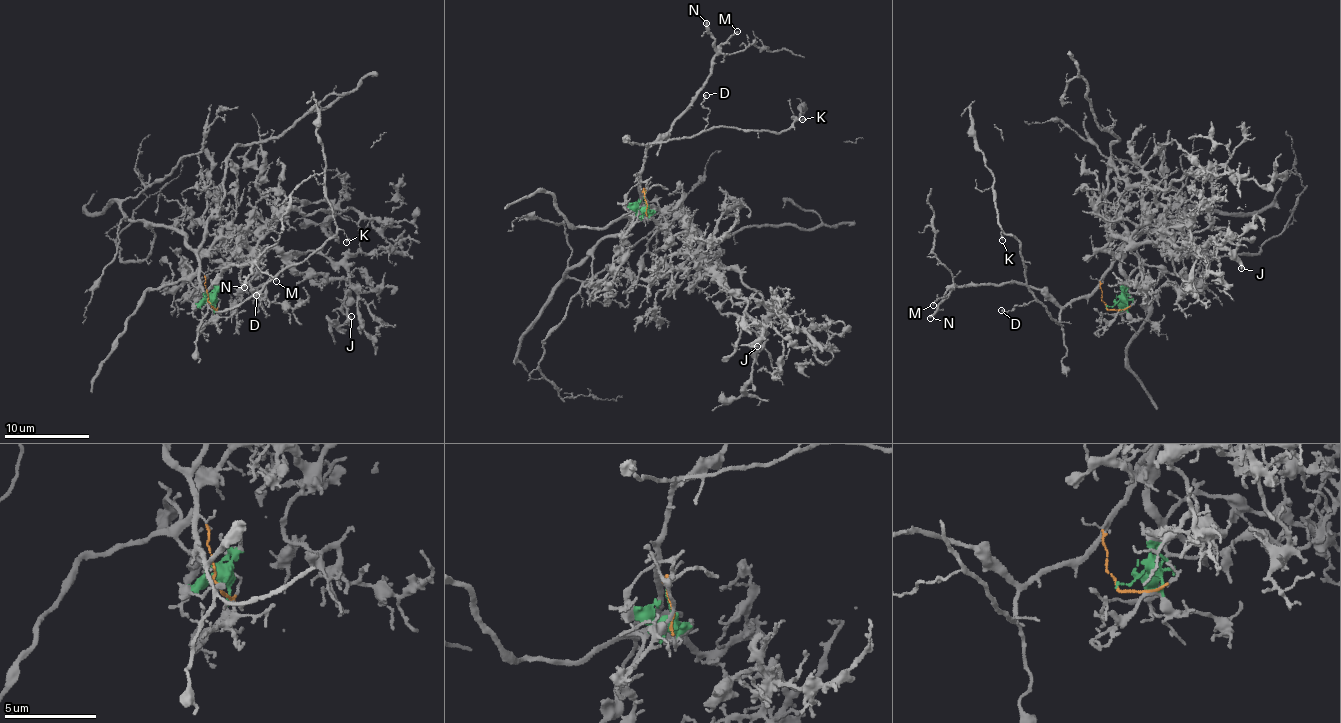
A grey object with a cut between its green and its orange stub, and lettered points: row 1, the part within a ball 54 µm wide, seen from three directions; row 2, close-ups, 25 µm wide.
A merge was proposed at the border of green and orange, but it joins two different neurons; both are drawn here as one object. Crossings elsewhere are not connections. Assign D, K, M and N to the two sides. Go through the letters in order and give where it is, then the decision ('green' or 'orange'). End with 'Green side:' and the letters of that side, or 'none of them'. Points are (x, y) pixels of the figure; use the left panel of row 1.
D: place (256, 295); orange
K: place (346, 242); orange
M: place (276, 281); orange
N: place (244, 287); orange
Green side: none of them

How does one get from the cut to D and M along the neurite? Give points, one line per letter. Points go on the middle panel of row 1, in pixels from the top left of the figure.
D: (644, 193), (639, 179), (644, 151), (651, 143), (700, 131), (707, 122), (709, 112), (702, 105), (706, 94)
M: (644, 193), (639, 179), (648, 145), (670, 128), (675, 118), (703, 85), (715, 53), (738, 31)

